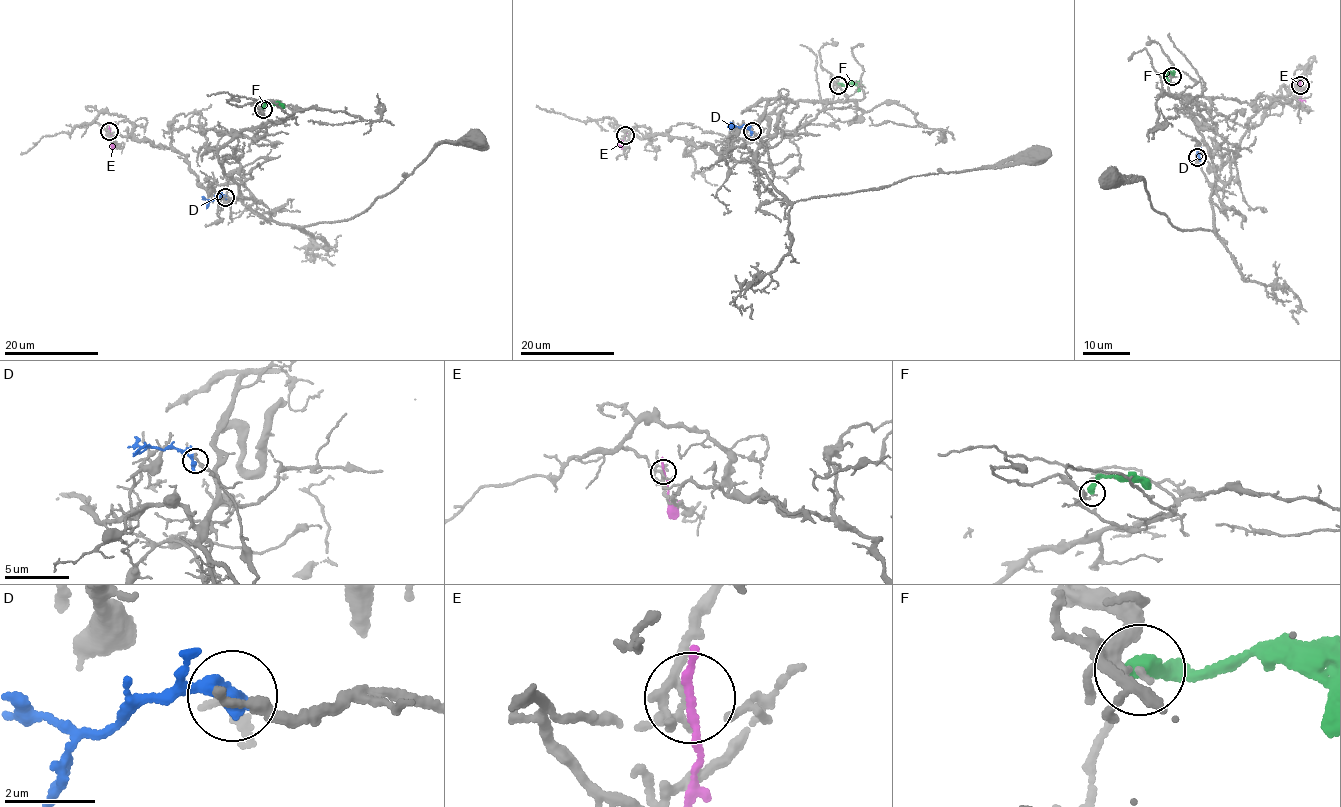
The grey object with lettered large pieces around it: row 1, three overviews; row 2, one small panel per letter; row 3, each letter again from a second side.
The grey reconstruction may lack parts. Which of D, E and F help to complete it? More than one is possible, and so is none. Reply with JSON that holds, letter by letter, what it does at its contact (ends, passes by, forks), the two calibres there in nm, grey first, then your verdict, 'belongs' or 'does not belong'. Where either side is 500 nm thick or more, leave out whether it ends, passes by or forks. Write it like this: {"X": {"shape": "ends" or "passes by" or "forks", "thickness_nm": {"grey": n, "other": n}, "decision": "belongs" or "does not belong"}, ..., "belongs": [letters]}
{"D": {"shape": "ends", "thickness_nm": {"grey": 280, "other": 380}, "decision": "does not belong"}, "E": {"shape": "ends", "thickness_nm": {"grey": 170, "other": 220}, "decision": "does not belong"}, "F": {"shape": "ends", "thickness_nm": {"grey": 150, "other": 420}, "decision": "does not belong"}, "belongs": []}

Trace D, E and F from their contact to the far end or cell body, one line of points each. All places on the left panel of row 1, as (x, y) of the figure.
D: (226, 197), (214, 198), (206, 208)
E: (109, 131), (113, 148)
F: (263, 109), (266, 104), (285, 107)

